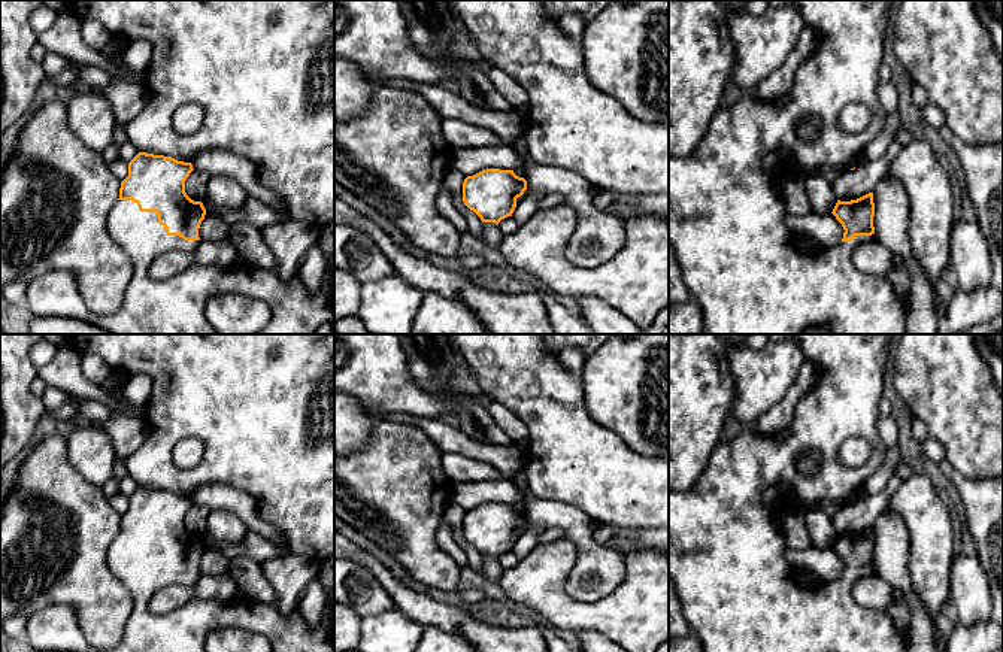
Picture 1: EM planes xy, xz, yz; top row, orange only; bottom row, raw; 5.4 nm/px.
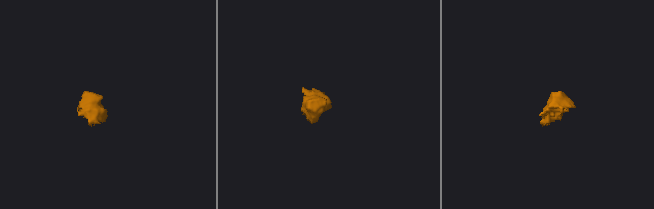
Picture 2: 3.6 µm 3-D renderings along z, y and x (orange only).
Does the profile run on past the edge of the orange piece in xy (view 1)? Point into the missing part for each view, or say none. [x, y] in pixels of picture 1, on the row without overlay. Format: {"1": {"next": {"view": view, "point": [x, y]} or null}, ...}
{"1": {"next": {"view": "xy", "point": [263, 405]}}}

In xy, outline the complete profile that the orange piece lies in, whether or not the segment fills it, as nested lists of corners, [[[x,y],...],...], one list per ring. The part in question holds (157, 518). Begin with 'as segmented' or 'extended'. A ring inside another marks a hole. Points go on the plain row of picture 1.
extended; [[[70,334],[69,345],[81,355],[97,355],[113,372],[127,376],[146,374],[152,382],[152,391],[143,407],[143,419],[148,424],[146,440],[125,460],[127,474],[137,482],[139,488],[128,497],[128,510],[121,516],[119,533],[107,551],[107,567],[131,594],[133,610],[122,640],[113,649],[96,649],[91,646],[79,627],[76,610],[66,604],[54,604],[28,616],[25,642],[34,651],[46,652],[334,652],[333,634],[322,625],[309,627],[297,609],[293,615],[284,615],[272,604],[255,603],[249,598],[234,601],[193,598],[169,613],[152,613],[149,610],[149,601],[155,592],[173,585],[194,586],[200,576],[199,562],[204,554],[206,543],[201,536],[194,536],[187,530],[185,515],[194,504],[191,495],[207,482],[222,482],[248,492],[255,500],[258,516],[272,524],[287,540],[290,554],[307,557],[318,564],[334,557],[334,352],[327,345],[324,334]],[[188,437],[199,439],[204,445],[204,455],[196,467],[184,470],[175,466],[173,449]]]

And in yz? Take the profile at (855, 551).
extended; [[[767,334],[773,342],[797,340],[806,361],[818,370],[818,383],[799,401],[794,418],[785,428],[775,434],[763,434],[757,427],[743,428],[713,449],[703,473],[688,491],[669,492],[669,576],[675,582],[682,615],[699,636],[703,652],[906,652],[912,637],[912,613],[903,592],[893,588],[893,603],[885,612],[863,607],[851,595],[858,579],[876,574],[873,527],[851,536],[837,534],[831,548],[845,564],[840,579],[800,586],[787,564],[787,545],[779,525],[784,506],[793,503],[806,512],[824,510],[827,504],[861,491],[882,464],[888,448],[878,434],[876,422],[881,416],[884,361],[891,336]],[[852,437],[861,437],[872,446],[869,460],[860,467],[846,467],[837,458],[840,445]],[[804,451],[818,451],[822,455],[819,468],[812,474],[803,474],[797,468],[797,458]],[[767,488],[778,492],[776,500],[769,504],[763,500]]]

